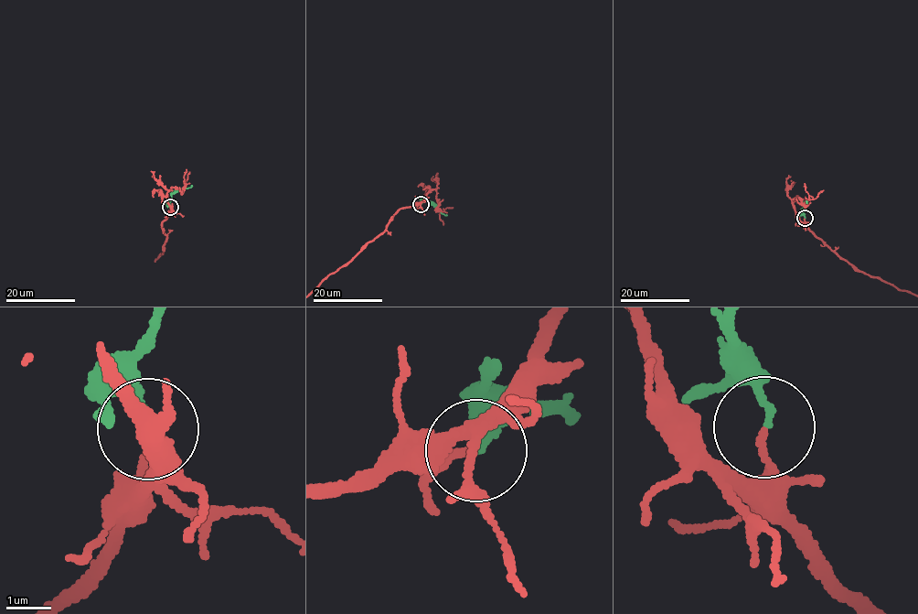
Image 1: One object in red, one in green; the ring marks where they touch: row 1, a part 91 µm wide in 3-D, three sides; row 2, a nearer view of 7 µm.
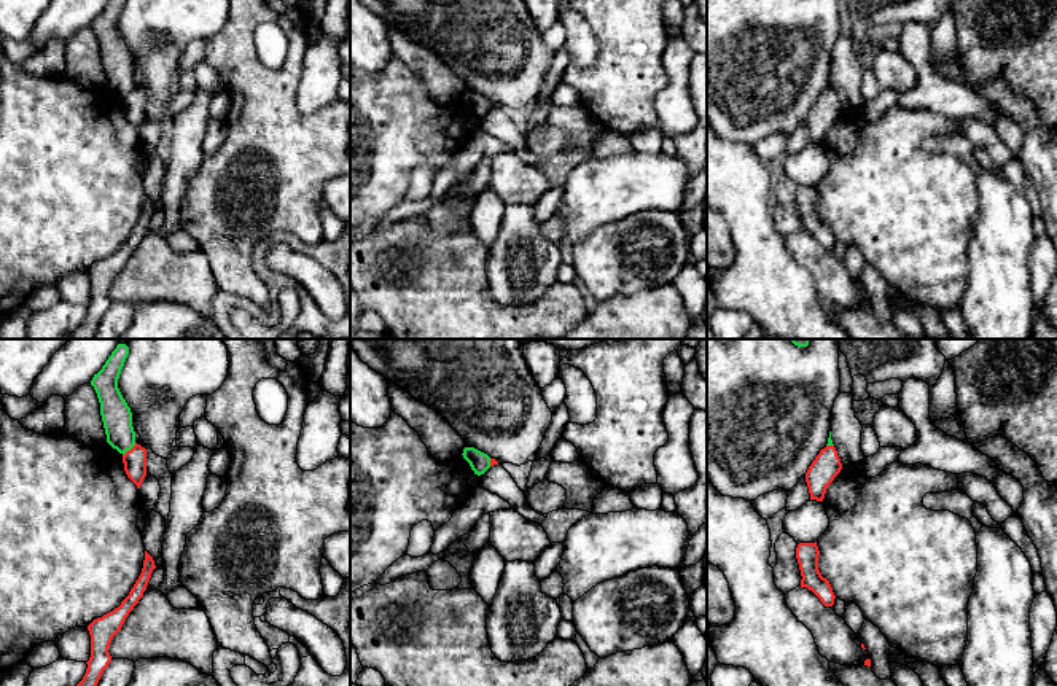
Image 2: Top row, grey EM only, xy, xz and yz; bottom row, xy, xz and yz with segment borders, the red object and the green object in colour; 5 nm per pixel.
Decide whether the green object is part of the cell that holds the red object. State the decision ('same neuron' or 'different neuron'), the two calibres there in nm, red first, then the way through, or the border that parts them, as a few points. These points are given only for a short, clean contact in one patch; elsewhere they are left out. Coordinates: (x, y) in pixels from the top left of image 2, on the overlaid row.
different neuron; calibres 120 and 150 nm; border xy (136, 443), (123, 456)

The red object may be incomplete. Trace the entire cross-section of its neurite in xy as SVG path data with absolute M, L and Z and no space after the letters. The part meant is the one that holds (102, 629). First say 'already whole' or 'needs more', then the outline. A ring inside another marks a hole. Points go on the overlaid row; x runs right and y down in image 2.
already whole | M145 551L142 573L131 589L129 595L121 602L118 608L103 614L102 618L94 619L88 626L91 635L91 657L86 662L86 673L76 686L97 686L103 670L111 662L111 656L108 653L110 643L113 637L121 630L129 613L143 597L143 592L154 568L156 565L153 557Z

